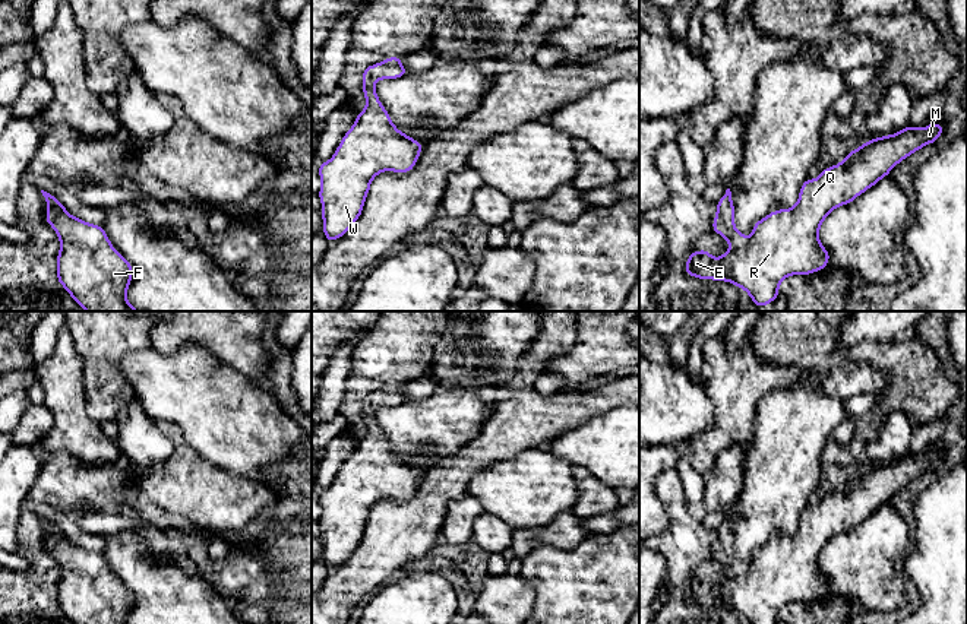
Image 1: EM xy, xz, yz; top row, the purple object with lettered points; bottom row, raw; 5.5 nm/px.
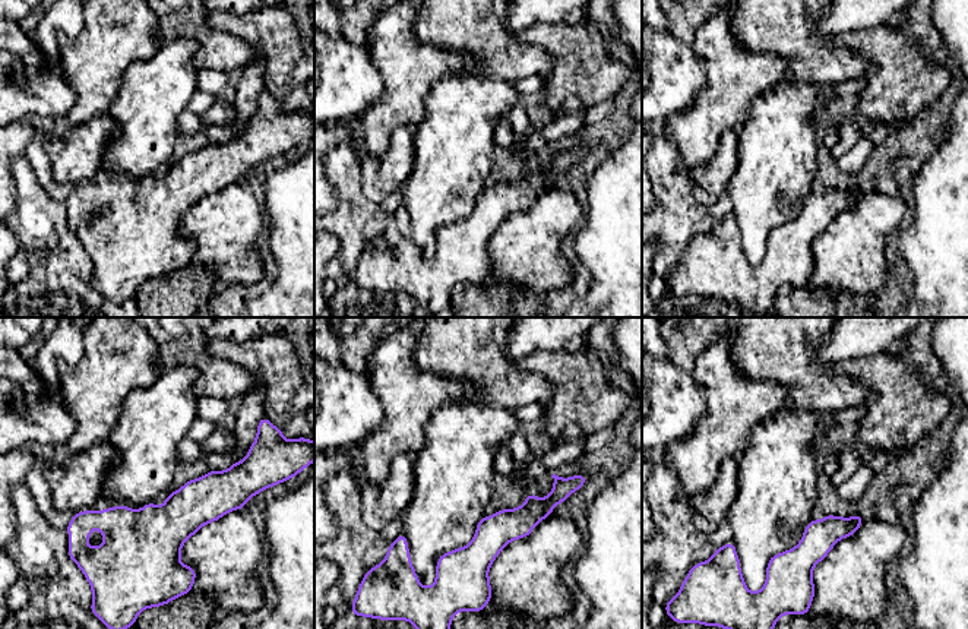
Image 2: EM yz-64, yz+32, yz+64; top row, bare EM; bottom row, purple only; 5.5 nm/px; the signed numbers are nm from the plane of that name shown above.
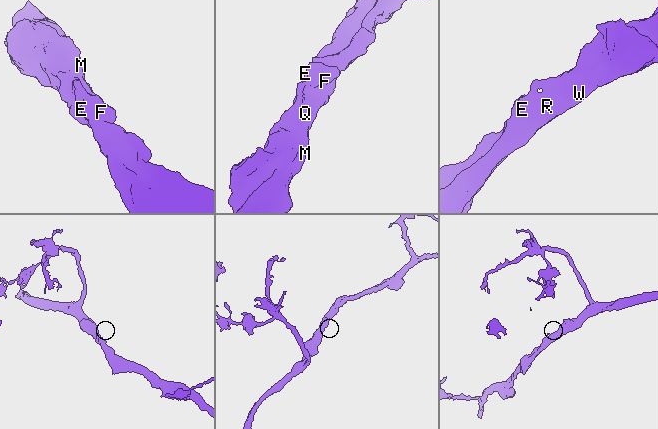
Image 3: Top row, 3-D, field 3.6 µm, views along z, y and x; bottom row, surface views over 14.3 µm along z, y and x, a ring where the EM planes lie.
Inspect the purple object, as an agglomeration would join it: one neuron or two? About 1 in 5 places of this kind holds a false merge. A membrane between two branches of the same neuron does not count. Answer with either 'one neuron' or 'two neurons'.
one neuron

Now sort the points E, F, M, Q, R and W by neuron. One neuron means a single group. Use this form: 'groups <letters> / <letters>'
groups E F M Q R W

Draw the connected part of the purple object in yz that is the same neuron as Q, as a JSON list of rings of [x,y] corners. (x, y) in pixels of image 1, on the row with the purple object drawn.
[[[932,123],[923,129],[910,124],[898,133],[873,137],[847,153],[843,162],[825,168],[816,180],[808,178],[802,187],[797,203],[791,209],[778,209],[753,224],[752,237],[746,237],[736,229],[734,206],[730,189],[726,190],[717,203],[717,213],[712,231],[718,232],[729,244],[730,250],[714,259],[708,250],[691,253],[685,272],[699,279],[726,281],[743,288],[756,307],[765,307],[778,298],[780,284],[791,275],[809,275],[825,269],[829,253],[818,238],[824,219],[838,206],[851,203],[859,194],[875,186],[881,178],[903,159],[920,148],[936,142],[944,132],[944,126]]]

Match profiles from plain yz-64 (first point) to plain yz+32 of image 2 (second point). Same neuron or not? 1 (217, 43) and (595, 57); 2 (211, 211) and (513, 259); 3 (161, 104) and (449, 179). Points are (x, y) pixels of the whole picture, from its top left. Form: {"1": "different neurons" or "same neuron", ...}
{"1": "different neurons", "2": "same neuron", "3": "same neuron"}

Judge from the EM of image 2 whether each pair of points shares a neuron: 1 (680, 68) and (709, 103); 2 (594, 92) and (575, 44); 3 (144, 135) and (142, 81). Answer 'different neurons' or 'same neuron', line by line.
1: different neurons
2: same neuron
3: same neuron

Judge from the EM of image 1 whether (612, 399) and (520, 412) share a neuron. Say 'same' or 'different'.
same

